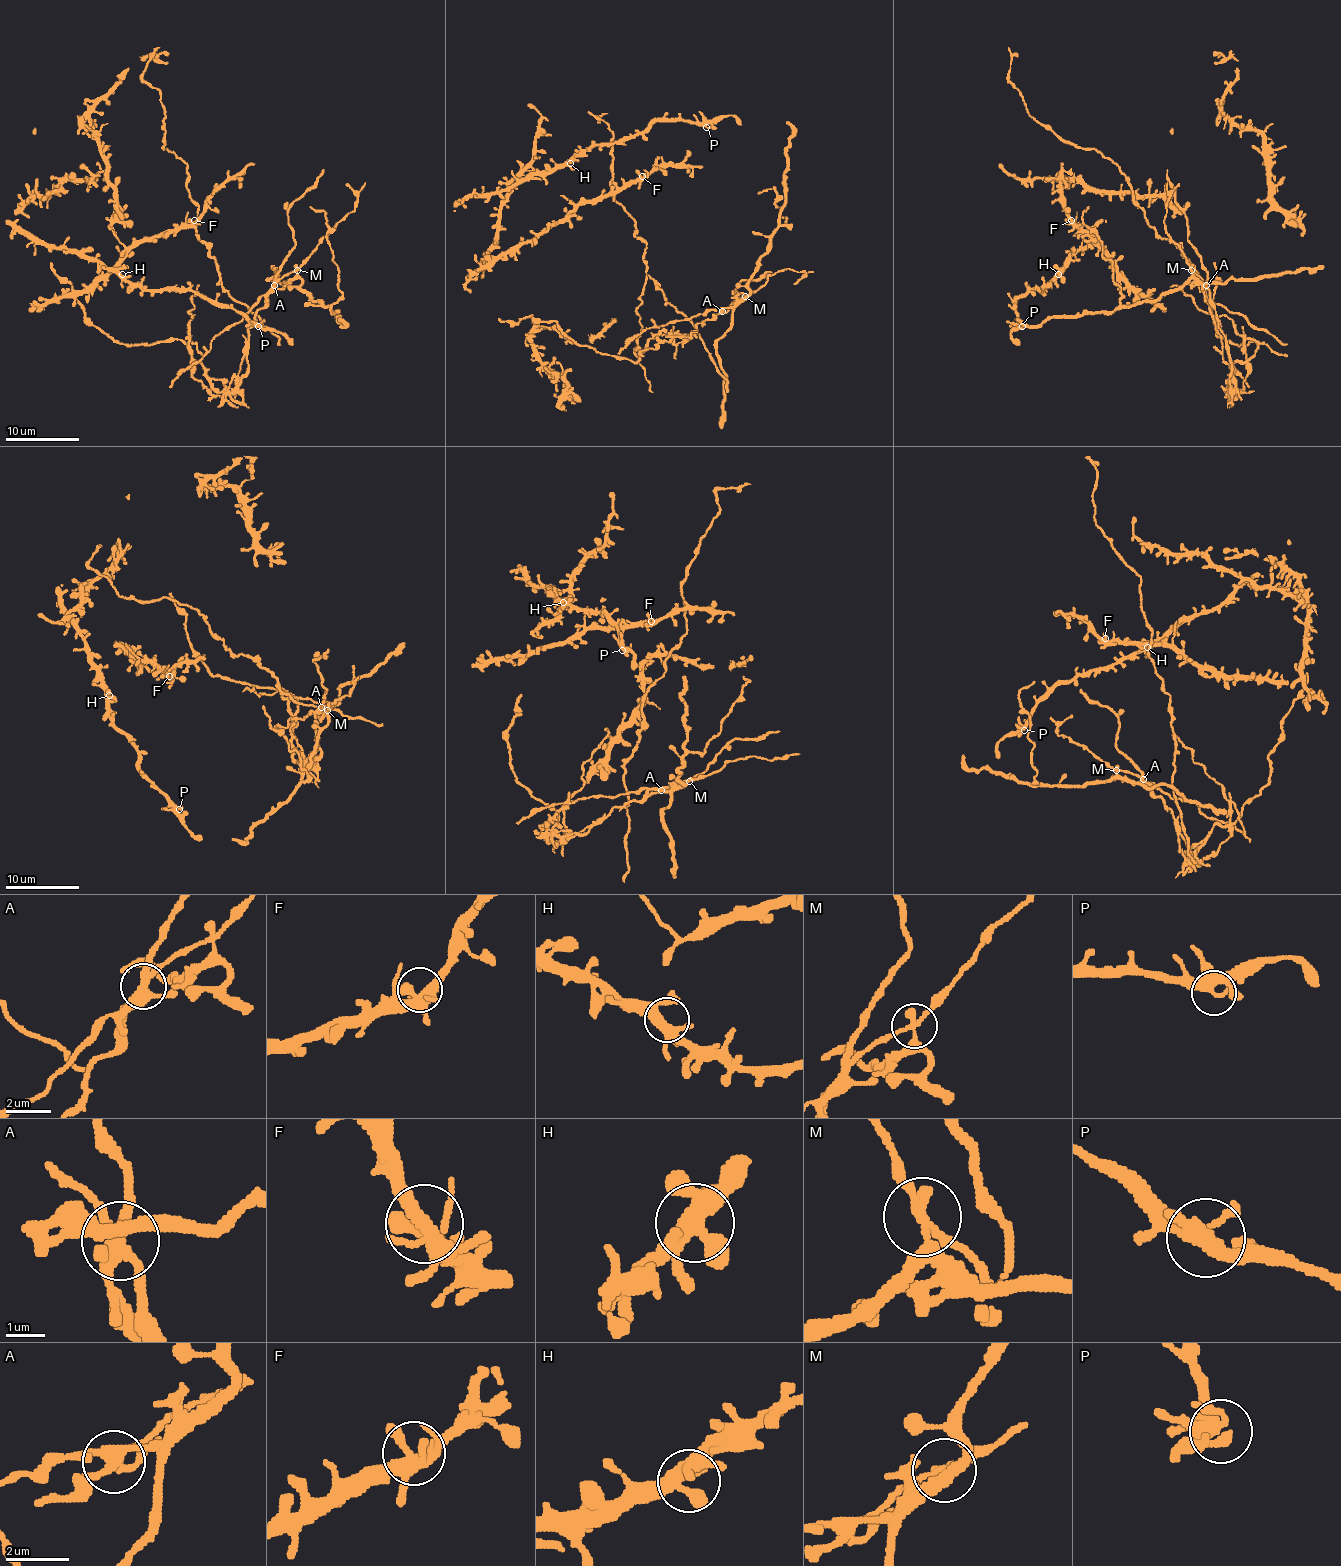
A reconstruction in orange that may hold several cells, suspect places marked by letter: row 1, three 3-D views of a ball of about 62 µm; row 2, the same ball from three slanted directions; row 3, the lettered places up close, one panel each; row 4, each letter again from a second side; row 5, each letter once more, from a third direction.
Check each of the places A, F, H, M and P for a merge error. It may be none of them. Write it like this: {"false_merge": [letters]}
{"false_merge": ["A", "M"]}

